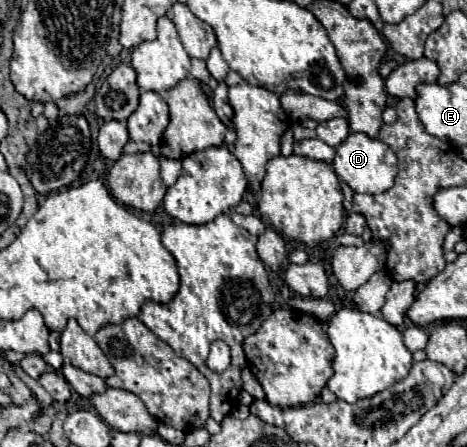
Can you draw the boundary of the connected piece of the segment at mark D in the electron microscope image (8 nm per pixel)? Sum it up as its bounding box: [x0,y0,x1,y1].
[334,133,398,193]

